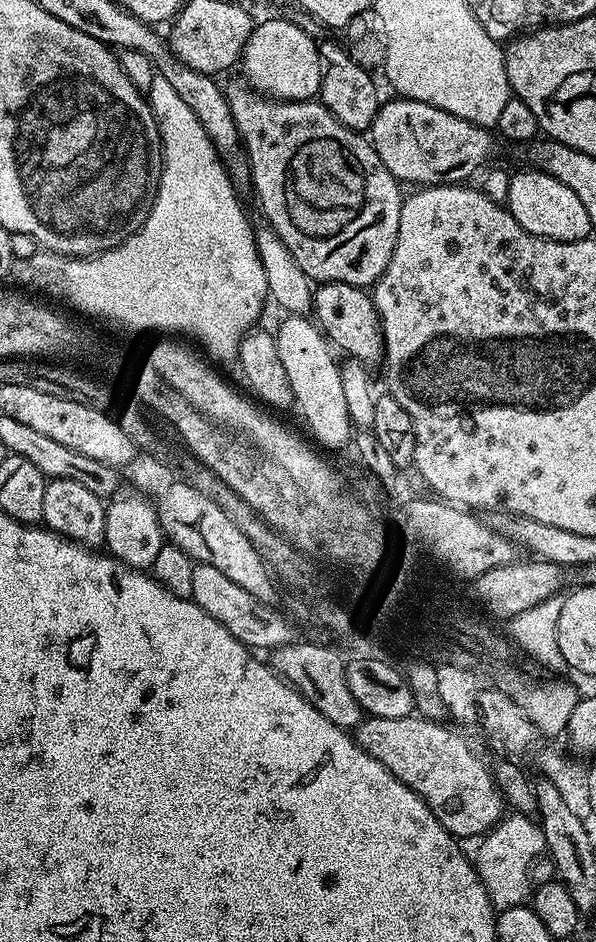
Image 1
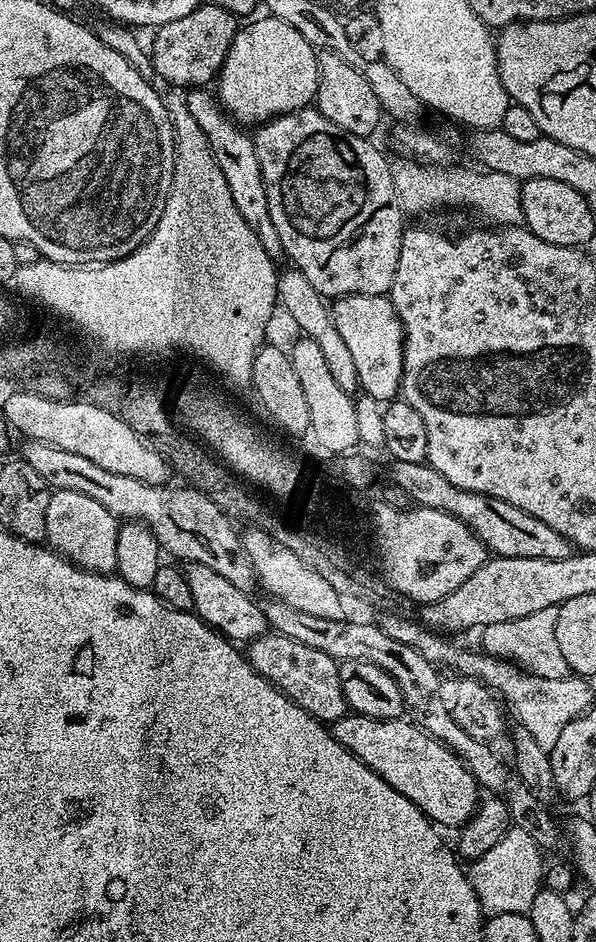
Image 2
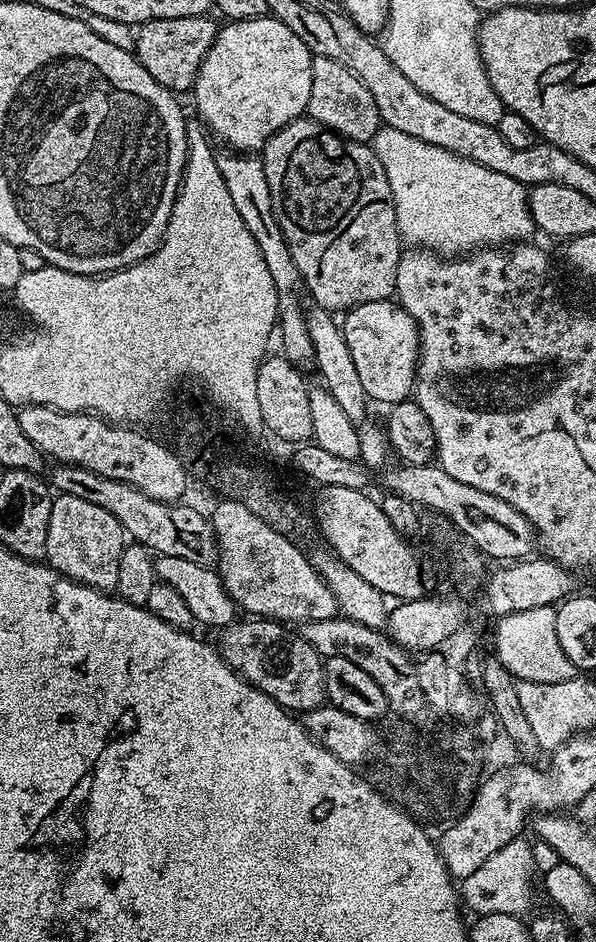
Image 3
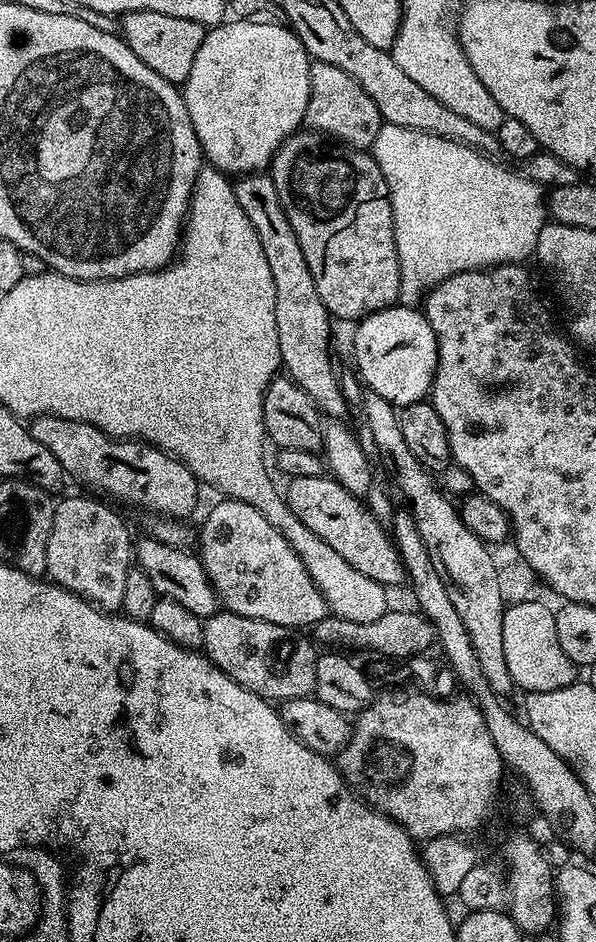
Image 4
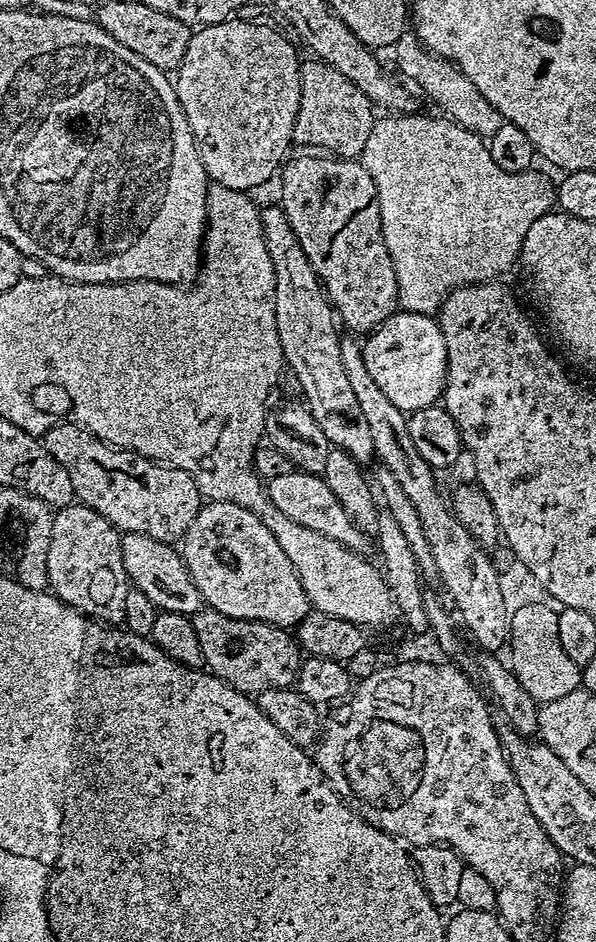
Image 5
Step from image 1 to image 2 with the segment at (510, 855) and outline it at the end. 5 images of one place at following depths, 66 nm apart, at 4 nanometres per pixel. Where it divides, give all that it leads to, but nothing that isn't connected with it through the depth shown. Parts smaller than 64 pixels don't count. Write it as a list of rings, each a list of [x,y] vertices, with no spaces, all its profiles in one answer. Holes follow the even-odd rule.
[[[517,826],[509,827],[508,833],[486,854],[471,861],[470,879],[474,894],[478,894],[480,911],[488,916],[498,914],[528,914],[535,895],[542,887],[542,868],[540,872],[540,855],[542,849],[526,830]]]

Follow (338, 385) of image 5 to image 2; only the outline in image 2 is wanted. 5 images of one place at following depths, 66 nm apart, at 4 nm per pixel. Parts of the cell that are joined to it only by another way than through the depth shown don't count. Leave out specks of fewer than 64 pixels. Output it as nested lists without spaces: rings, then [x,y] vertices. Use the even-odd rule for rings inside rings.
[[[204,86],[187,89],[183,97],[186,110],[190,110],[190,115],[194,118],[194,122],[198,122],[202,134],[206,134],[210,154],[214,154],[218,170],[222,170],[222,175],[226,177],[226,186],[230,186],[230,198],[234,198],[238,214],[242,214],[242,218],[246,218],[246,226],[250,226],[250,230],[258,234],[258,242],[262,242],[268,256],[283,257],[284,247],[278,238],[278,230],[274,230],[274,222],[270,222],[270,202],[266,202],[266,186],[262,178],[262,166],[258,162],[256,141],[249,133],[248,136],[244,133],[247,131],[225,112],[219,99],[208,91],[209,89]]]

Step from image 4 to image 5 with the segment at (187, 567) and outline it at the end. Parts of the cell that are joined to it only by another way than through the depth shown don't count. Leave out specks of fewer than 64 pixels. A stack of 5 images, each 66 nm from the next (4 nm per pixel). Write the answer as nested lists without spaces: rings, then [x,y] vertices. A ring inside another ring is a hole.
[[[125,532],[121,535],[122,564],[128,583],[135,591],[146,594],[160,612],[177,612],[187,617],[199,612],[202,601],[197,586],[191,580],[181,553],[173,545],[163,544],[146,534]]]

